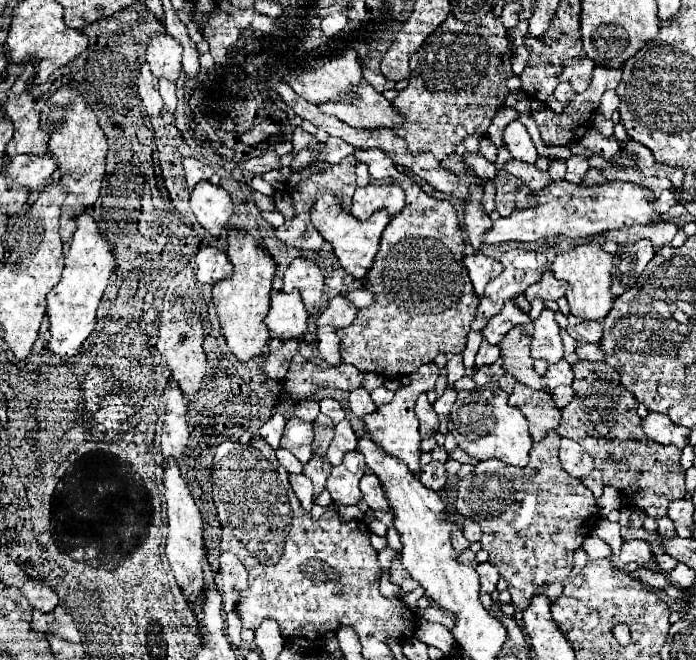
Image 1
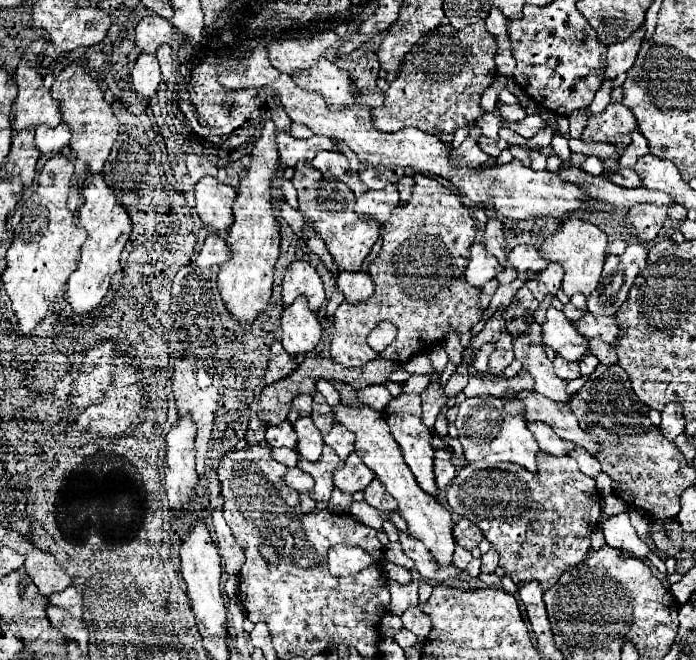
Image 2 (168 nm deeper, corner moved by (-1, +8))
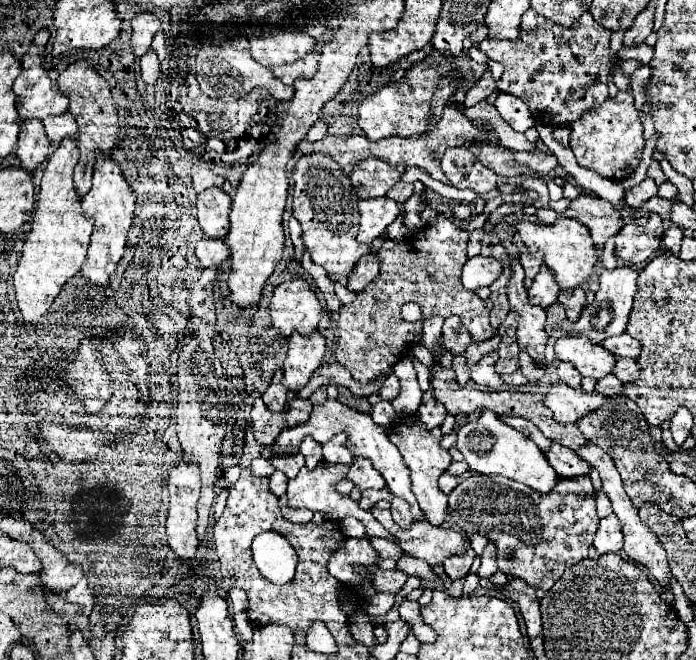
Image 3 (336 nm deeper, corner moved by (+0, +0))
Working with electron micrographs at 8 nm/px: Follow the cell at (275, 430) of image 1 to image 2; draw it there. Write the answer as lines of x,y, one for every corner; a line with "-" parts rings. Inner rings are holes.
285,420
283,424
277,424
277,426
267,426
265,438
267,438
267,444
275,446
275,448
279,448
279,446
295,448
295,444
297,444
297,436
295,436
289,420

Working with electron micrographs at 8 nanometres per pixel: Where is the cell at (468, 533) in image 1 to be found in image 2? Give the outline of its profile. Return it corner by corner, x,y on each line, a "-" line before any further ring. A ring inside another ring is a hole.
461,518
455,524
453,536
455,536
455,542
461,544
463,548
467,548
467,550
473,550
483,540
483,532
479,530
479,526
475,522
471,522
471,520
465,520
465,518

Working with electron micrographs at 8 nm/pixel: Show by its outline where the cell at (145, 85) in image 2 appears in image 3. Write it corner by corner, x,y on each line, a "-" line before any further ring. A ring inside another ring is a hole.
152,48
140,58
139,65
144,83
146,85
156,84
160,73
160,60
158,60
158,56
156,56
156,52

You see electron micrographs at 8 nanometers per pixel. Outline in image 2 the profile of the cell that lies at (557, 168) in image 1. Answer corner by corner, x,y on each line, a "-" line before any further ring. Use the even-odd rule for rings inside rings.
553,136
553,140
551,140
551,148
553,148
553,152
563,160
563,162
567,162
569,160
569,156
571,156
571,150
569,150
569,146
567,146
567,140
563,138
563,136

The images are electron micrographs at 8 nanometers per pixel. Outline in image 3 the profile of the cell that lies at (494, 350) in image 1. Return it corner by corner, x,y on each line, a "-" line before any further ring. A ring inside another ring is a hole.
490,352
488,356
484,356
474,368
472,368
472,380
476,384
482,384
482,386
488,386
488,388
494,388
498,390
504,382
500,378
500,374
496,374
494,370
494,364
498,362
498,354
496,352

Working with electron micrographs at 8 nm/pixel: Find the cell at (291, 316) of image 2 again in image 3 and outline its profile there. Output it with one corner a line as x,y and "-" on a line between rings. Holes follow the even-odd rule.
294,332
288,338
288,356
284,360
282,384
288,392
300,392
310,376
320,368
324,358
324,336
314,332
312,336
302,336

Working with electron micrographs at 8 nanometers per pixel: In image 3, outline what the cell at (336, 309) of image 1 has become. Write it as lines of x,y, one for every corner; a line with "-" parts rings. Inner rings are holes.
376,252
362,256
358,260
356,268
354,268
354,274
348,280
348,290
352,290
352,292
364,290
370,284
370,280
374,280
376,274
378,274
378,256
376,256

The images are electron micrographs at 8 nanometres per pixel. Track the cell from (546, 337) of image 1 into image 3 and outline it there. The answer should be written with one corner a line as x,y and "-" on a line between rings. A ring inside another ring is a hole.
564,336
556,342
556,358
572,362
582,376
604,378
612,374
616,356
586,336

